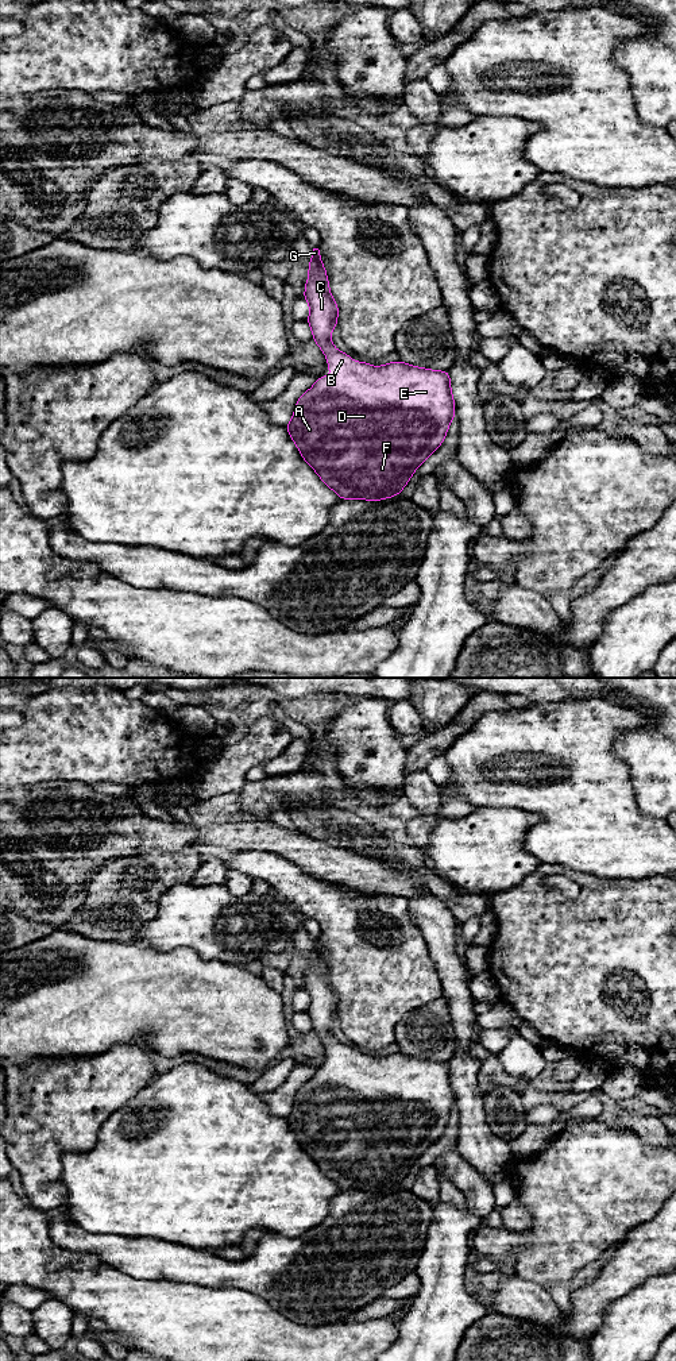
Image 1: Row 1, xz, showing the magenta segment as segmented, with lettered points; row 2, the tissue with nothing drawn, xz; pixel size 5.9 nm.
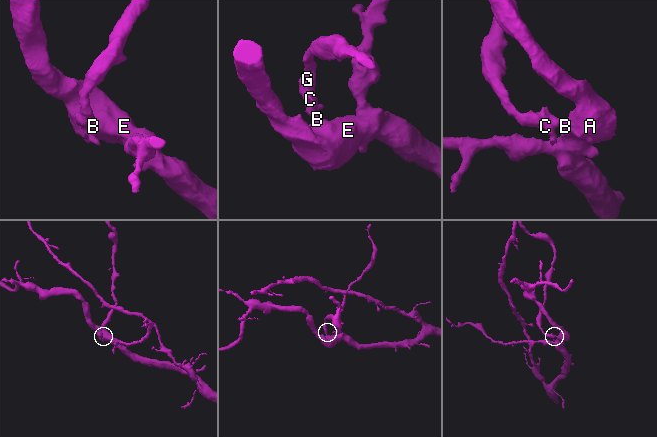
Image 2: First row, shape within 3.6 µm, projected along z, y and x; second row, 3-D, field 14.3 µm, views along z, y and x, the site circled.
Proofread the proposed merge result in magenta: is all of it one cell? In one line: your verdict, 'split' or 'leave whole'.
leave whole

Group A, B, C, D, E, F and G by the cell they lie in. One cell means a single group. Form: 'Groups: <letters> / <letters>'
Groups: A B C D E F G

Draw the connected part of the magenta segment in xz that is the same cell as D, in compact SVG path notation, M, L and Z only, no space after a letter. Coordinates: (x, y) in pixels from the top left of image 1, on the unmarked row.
M313 937L310 941L309 969L304 984L304 991L310 998L306 1013L312 1019L313 1033L328 1050L328 1063L337 1064L339 1068L335 1071L329 1067L317 1068L314 1076L295 1094L294 1106L286 1121L304 1152L340 1191L381 1192L399 1187L417 1158L441 1137L451 1113L456 1109L448 1061L416 1059L402 1052L374 1059L363 1052L352 1053L348 1045L336 1041L329 1026L337 1015L339 999L331 987L328 967L320 951L321 937Z

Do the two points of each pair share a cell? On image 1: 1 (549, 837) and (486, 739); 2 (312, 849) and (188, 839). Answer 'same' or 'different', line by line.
1: same
2: same

